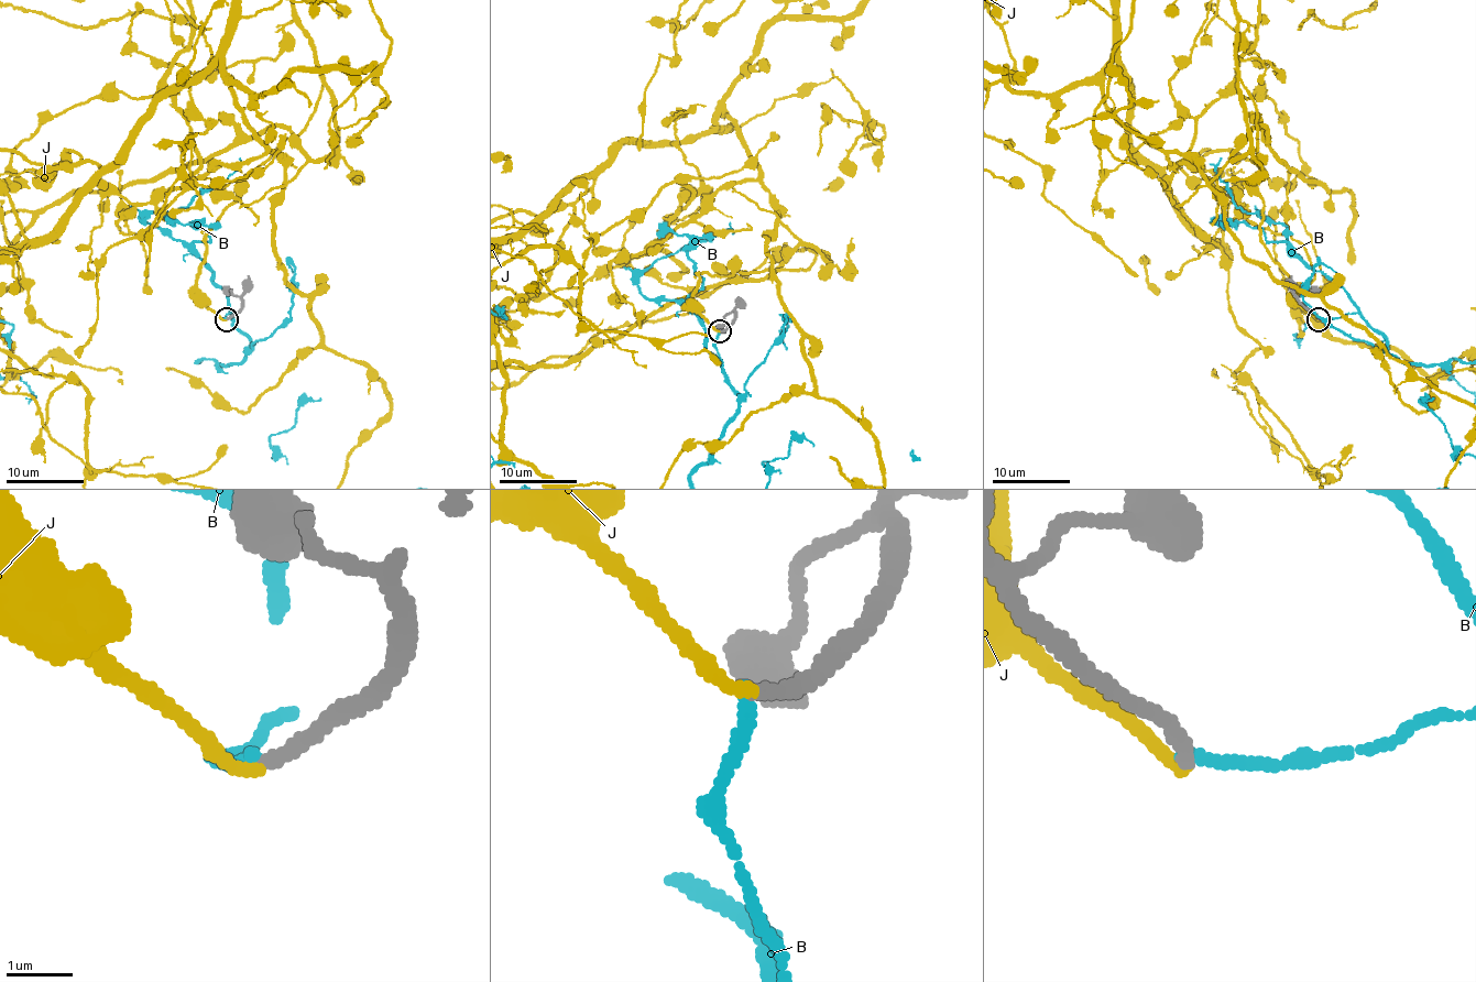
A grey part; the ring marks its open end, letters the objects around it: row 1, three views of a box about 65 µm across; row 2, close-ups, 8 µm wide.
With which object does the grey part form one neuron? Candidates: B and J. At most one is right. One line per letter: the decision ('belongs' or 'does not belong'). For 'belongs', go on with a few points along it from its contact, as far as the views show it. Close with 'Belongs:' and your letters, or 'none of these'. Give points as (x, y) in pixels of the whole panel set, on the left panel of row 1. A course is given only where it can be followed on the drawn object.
B: does not belong
J: belongs
Belongs: J

